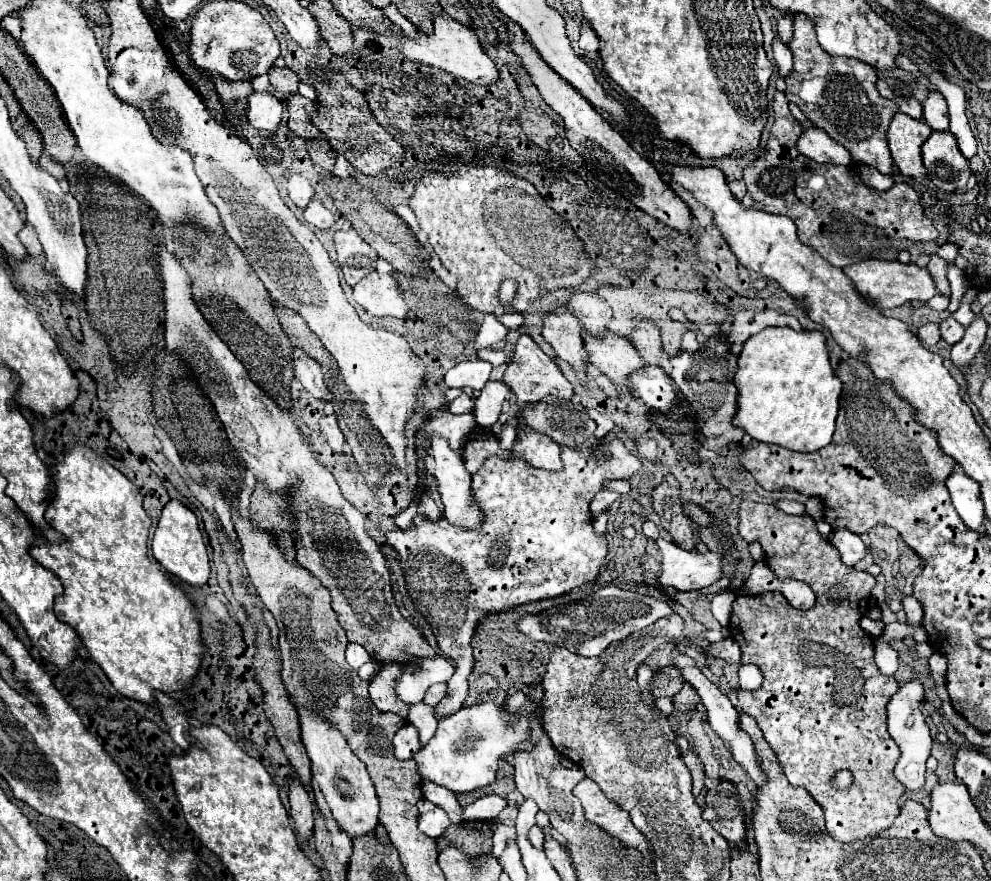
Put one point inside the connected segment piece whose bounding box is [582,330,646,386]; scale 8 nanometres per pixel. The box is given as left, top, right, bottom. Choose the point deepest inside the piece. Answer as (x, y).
(615, 356)

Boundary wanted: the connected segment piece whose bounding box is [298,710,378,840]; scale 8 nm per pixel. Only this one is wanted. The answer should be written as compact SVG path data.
M300 710L298 714L302 726L302 742L312 762L312 776L318 782L334 820L350 836L350 840L372 834L378 824L378 798L374 792L374 784L366 772L366 766L352 754L344 736L326 720L314 716L308 710Z

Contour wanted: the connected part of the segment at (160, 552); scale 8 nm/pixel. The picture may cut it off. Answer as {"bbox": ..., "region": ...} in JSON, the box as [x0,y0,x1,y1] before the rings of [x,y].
{"bbox":[152,500,210,588],"region":[[[170,500],[162,510],[158,528],[152,538],[152,554],[162,568],[166,568],[170,574],[174,574],[180,582],[188,586],[194,586],[194,588],[204,586],[210,578],[210,560],[202,540],[198,518],[190,508],[186,508],[178,500]]]}

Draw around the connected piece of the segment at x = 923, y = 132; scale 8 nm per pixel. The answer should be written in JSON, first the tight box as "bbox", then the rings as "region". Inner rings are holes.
{"bbox":[888,112,932,176],"region":[[[898,112],[888,128],[888,146],[898,170],[904,176],[924,176],[924,164],[920,156],[920,146],[932,134],[932,128],[916,118],[908,118]]]}

